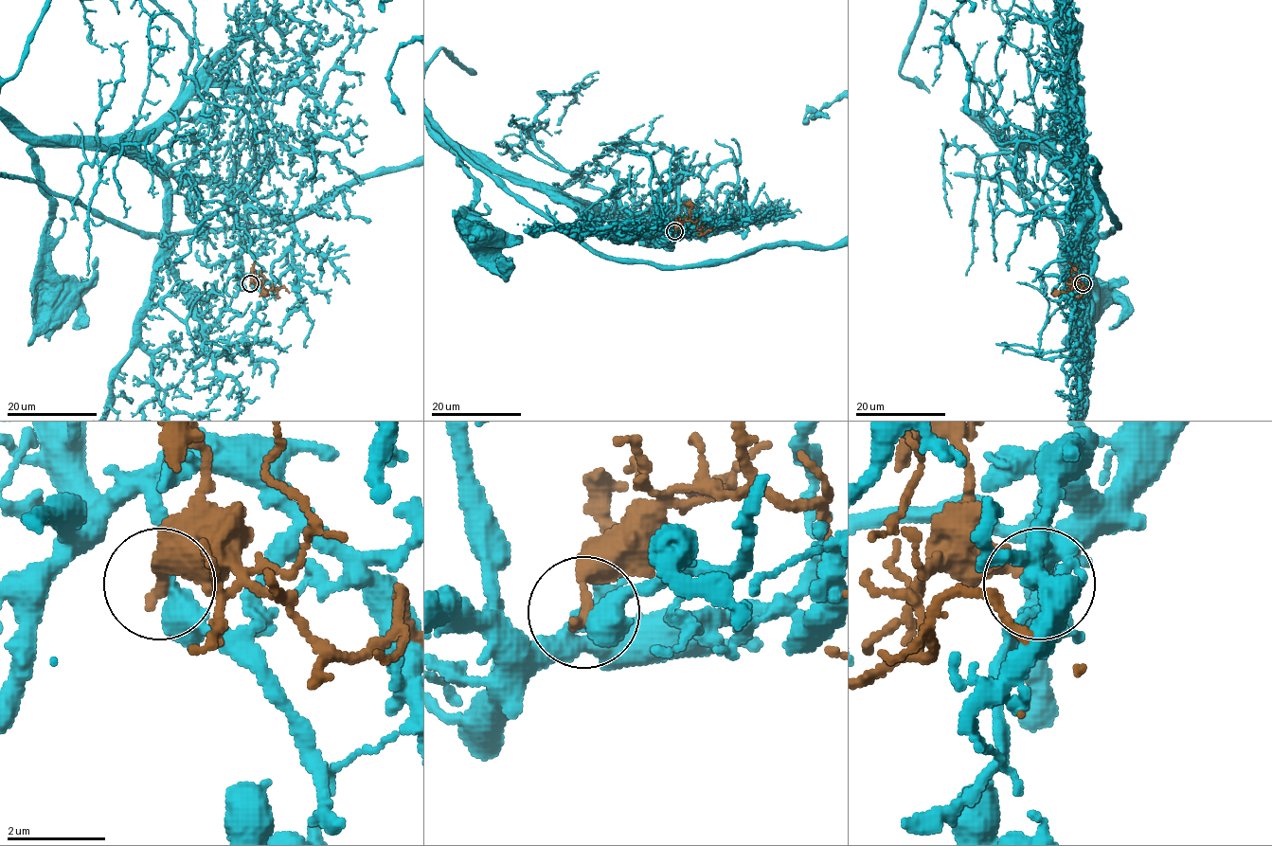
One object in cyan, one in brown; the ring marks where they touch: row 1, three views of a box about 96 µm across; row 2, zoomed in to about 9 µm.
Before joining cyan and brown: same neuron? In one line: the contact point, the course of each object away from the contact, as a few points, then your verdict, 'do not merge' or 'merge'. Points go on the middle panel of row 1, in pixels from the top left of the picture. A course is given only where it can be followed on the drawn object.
(674, 231) | cyan via (675, 230), (666, 242), (617, 240), (602, 217), (589, 224), (458, 153), (474, 179), (476, 240) | brown via (674, 231), (684, 220), (693, 221), (704, 233), (713, 226) | do not merge

